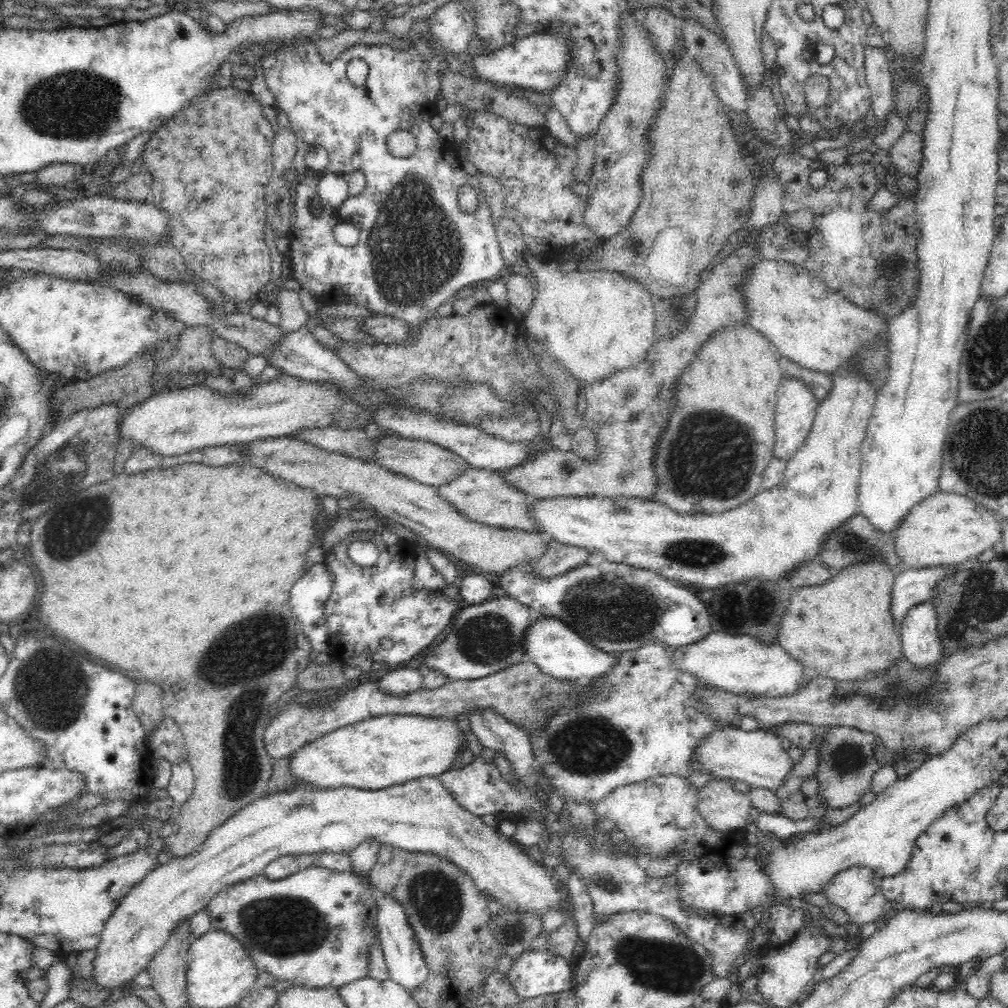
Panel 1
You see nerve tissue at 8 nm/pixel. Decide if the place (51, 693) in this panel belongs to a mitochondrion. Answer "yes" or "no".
yes

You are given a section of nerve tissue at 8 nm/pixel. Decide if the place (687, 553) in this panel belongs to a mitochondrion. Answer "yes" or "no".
yes

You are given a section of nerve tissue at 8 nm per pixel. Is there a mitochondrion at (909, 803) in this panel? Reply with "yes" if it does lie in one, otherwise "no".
no

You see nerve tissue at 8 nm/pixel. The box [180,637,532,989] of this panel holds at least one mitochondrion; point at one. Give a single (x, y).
(281, 925)

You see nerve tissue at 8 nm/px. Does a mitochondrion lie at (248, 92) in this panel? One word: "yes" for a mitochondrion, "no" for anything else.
no

